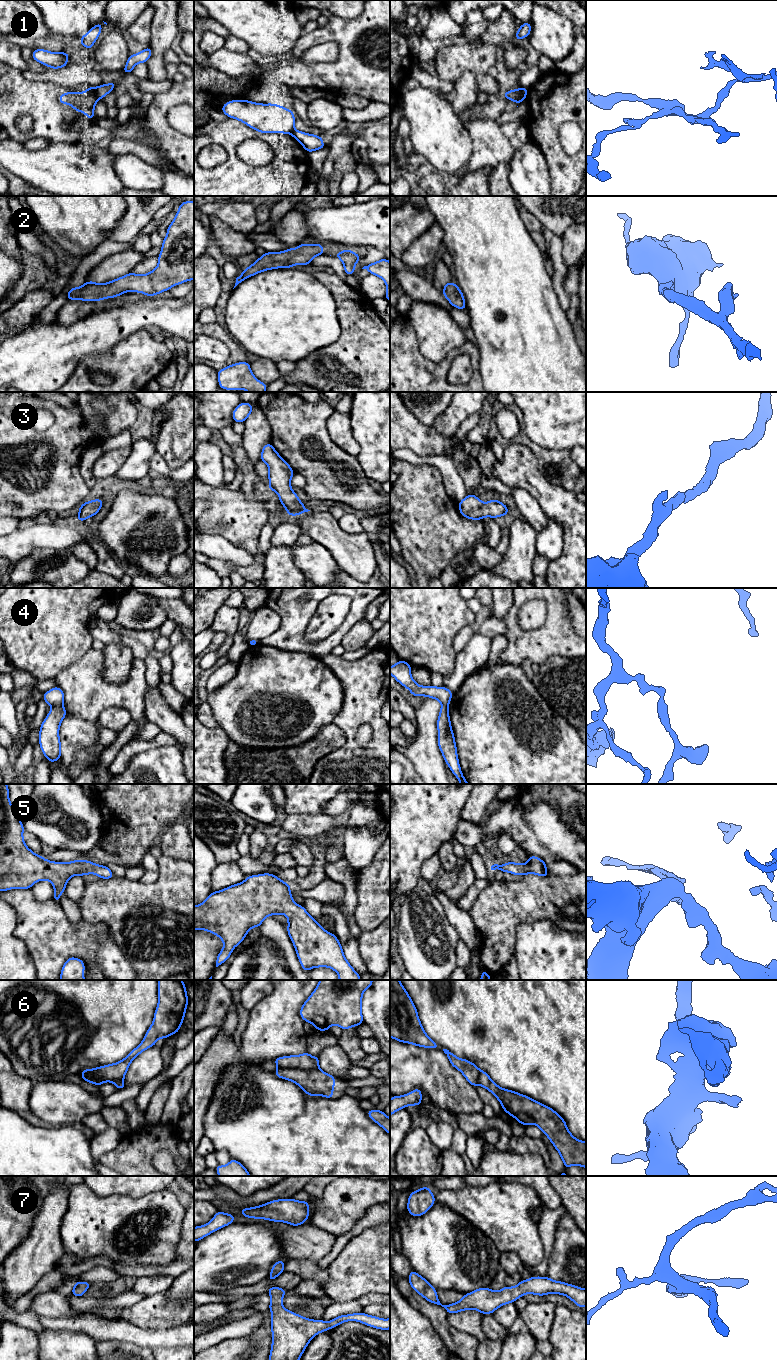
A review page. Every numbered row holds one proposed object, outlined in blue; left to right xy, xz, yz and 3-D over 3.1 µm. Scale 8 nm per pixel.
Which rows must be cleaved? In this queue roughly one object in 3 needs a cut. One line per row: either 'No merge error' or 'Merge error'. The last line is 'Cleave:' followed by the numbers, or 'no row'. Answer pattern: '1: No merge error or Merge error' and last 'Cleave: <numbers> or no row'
1: Merge error
2: No merge error
3: No merge error
4: Merge error
5: No merge error
6: Merge error
7: No merge error
Cleave: 1, 4, 6

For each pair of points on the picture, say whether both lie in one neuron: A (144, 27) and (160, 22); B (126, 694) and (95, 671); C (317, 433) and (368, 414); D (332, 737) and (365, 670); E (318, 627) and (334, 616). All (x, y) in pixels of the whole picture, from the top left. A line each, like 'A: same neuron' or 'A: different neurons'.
A: different neurons
B: same neuron
C: different neurons
D: different neurons
E: same neuron

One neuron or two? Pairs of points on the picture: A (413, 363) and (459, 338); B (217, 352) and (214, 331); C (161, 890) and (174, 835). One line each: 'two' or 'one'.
A: two
B: two
C: two

